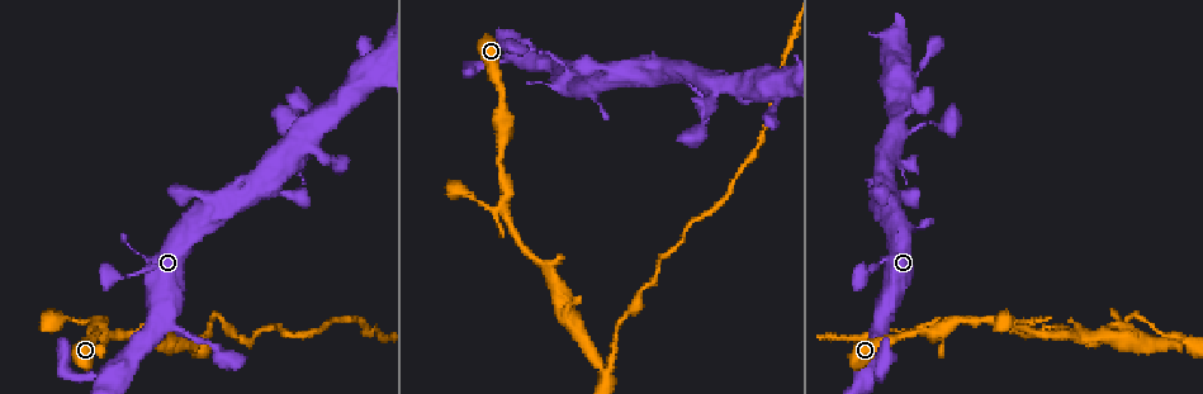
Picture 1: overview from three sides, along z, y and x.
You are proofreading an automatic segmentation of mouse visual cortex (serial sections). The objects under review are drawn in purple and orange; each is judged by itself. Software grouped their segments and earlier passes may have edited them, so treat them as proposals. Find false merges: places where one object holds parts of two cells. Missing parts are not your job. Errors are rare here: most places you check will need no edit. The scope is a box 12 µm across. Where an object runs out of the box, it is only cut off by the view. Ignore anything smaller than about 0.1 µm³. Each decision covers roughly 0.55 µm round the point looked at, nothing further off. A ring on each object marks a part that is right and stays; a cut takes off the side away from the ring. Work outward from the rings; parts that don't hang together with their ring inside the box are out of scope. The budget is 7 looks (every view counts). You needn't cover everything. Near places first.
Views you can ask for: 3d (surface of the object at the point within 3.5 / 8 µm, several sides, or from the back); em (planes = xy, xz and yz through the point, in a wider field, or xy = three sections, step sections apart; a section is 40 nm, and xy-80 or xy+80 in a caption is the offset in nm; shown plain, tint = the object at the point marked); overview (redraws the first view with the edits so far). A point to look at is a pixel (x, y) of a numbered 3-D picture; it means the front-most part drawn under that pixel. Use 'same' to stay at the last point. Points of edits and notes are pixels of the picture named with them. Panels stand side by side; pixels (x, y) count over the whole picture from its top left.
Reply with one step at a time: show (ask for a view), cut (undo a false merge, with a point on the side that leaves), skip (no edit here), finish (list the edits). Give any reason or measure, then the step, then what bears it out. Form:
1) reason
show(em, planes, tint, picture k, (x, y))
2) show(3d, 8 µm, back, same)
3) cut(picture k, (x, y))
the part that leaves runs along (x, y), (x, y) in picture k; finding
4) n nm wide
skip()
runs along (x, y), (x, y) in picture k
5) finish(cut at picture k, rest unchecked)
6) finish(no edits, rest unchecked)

three-way junction
show(3d, 8 µm, picture 1, (503, 206))

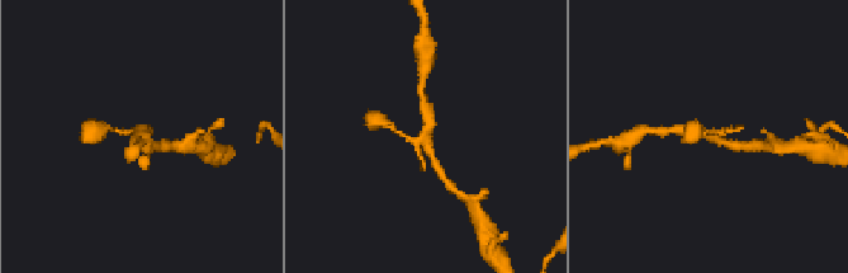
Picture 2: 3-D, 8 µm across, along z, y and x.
show(em, xy, step 2, tint, picture 2, (426, 134))

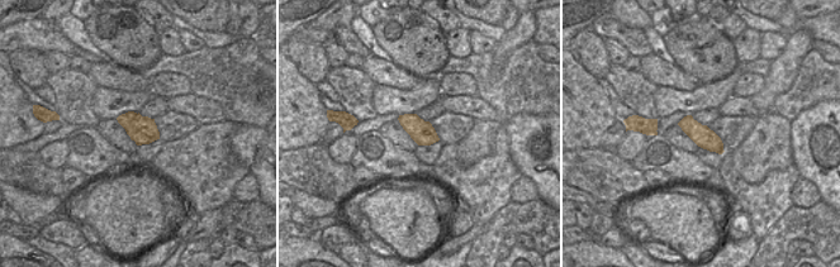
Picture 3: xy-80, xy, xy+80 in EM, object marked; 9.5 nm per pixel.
skip()
runs along (673, 131), (699, 131), (739, 146) in picture 2; one cell here

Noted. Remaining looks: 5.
thin neck
show(3d, 3.5 µm, picture 1, (603, 366))

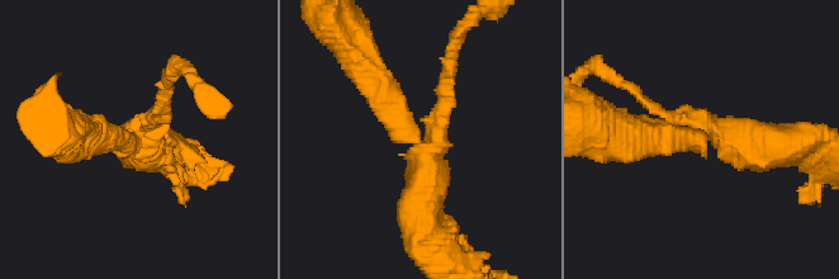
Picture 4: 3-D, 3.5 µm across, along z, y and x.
3 arms; arms of 150, 400, 500 nm; now the EM
show(em, xy, step 3, tint, picture 4, (135, 136))

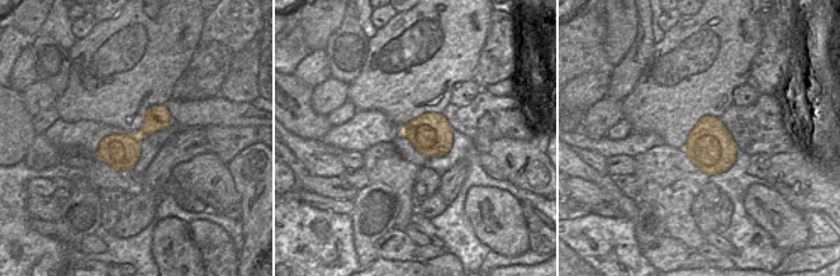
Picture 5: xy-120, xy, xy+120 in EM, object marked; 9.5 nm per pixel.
cut(picture 4, (653, 108))
the part that leaves runs along (702, 124), (664, 117), (602, 70) in picture 4; two cells meet here

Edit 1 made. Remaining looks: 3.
a narrow waist
show(3d, 8 µm, picture 1, (315, 122))

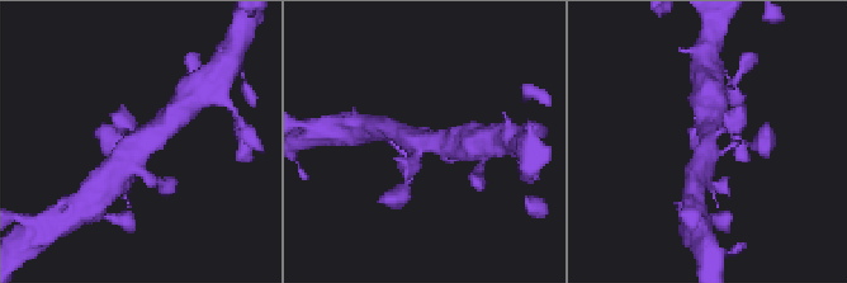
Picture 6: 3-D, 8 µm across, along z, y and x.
show(em, xy, step 2, tint, picture 6, (423, 138))

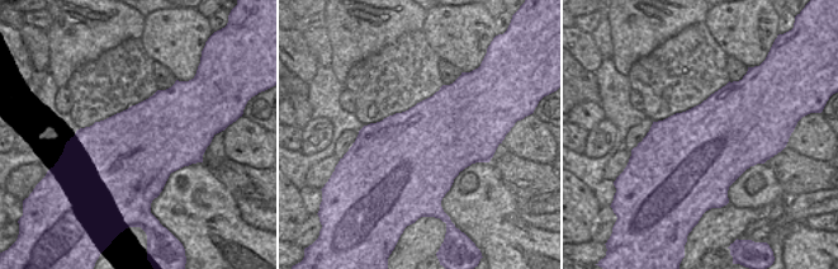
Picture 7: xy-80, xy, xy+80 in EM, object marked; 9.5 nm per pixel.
850 nm wide
skip()
runs along (109, 182), (121, 163), (160, 127) in picture 6; continuous, no second cell

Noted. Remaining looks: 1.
finish(cut at picture 4, rest unchecked)

